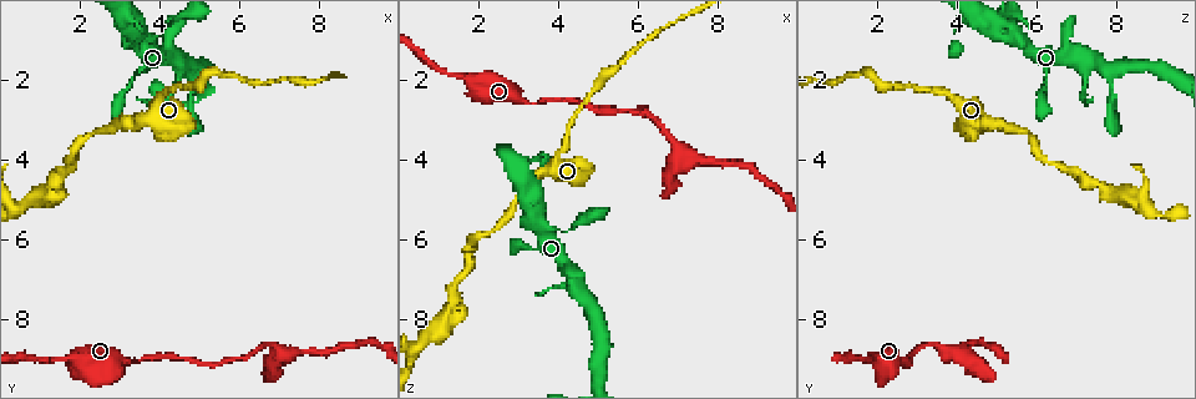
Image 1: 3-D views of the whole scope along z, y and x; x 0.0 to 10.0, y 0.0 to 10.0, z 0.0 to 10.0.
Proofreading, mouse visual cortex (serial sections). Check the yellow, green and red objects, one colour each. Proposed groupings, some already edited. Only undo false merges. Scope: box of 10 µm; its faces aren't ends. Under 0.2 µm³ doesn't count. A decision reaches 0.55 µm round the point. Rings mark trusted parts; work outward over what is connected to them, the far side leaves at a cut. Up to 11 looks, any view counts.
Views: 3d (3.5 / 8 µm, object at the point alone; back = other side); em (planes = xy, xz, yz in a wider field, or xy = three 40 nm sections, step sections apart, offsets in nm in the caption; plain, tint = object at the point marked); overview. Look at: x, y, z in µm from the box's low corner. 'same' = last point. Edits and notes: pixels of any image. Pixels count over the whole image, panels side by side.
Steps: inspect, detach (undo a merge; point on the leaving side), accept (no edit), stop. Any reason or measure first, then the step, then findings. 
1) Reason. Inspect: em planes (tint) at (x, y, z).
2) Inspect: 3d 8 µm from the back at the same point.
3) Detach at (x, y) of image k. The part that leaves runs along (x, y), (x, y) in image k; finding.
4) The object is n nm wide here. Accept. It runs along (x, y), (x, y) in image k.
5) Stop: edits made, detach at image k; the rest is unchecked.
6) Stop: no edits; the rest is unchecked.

Calibre changes. Inspect: em xy step 1 (tint) at (1.50, 9.05, 1.85).

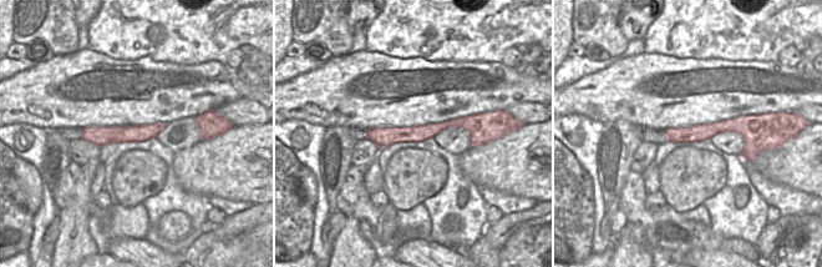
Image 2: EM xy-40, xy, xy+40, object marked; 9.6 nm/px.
Wider look. Inspect: 3d 3.5 µm at the same point.

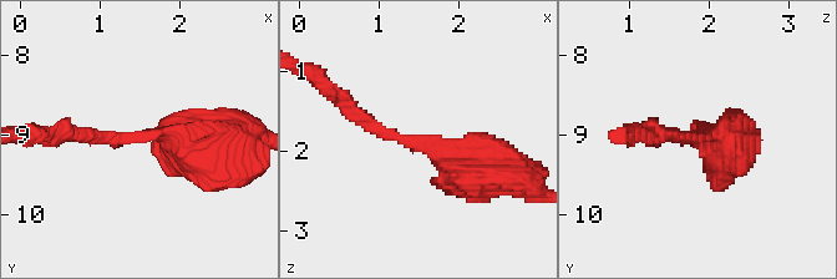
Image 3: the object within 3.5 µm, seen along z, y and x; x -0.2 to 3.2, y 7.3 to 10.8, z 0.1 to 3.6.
The object is 170 nm wide here. Accept. It runs along (466, 124), (369, 135) in image 2; one cell here.

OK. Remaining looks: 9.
Inspect: 3d 3.5 µm at (3.60, 0.85, 5.10).

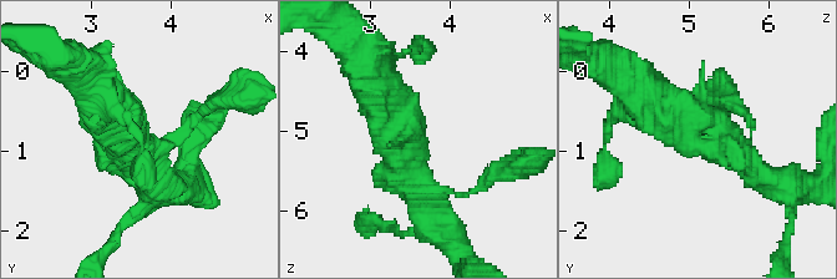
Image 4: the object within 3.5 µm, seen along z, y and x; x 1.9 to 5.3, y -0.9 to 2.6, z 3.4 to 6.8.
Inspect: em xy step 3 (tint) at (3.50, 0.80, 5.05).

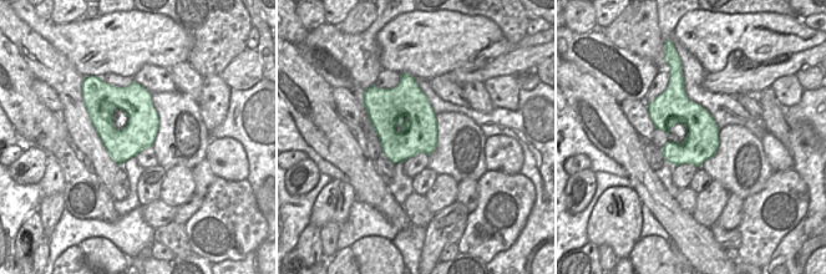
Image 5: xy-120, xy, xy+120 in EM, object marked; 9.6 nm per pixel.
The object is 600 nm wide here. Accept. It runs along (757, 173), (637, 85) in image 4; one cell here.

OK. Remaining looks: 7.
Narrows sharply. Inspect: 3d 8 µm at (3.35, 3.00, 4.55).

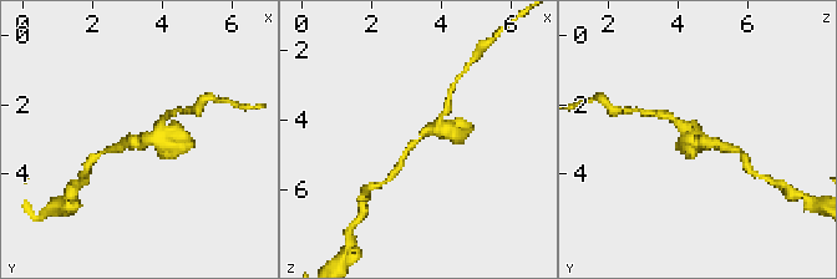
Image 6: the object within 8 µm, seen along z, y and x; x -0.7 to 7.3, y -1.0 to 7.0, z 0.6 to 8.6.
The arms are 200, 350 nm wide; now the EM. Inspect: em xy step 2 (tint) at the same point.

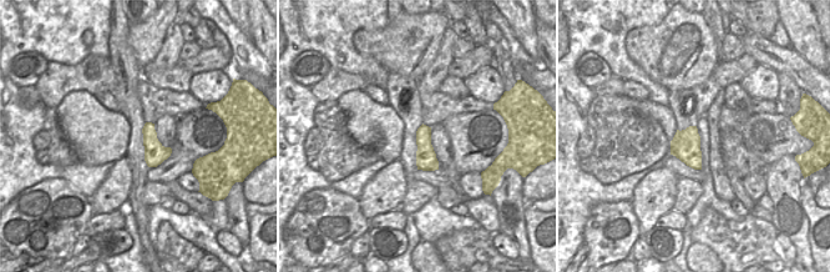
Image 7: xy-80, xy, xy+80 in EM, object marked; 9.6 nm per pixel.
Accept. It runs along (445, 128), (427, 128), (397, 168) in image 6; one cell here.

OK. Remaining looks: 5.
Sudden change in width. Inspect: 3d 3.5 µm at (7.70, 8.90, 4.10).

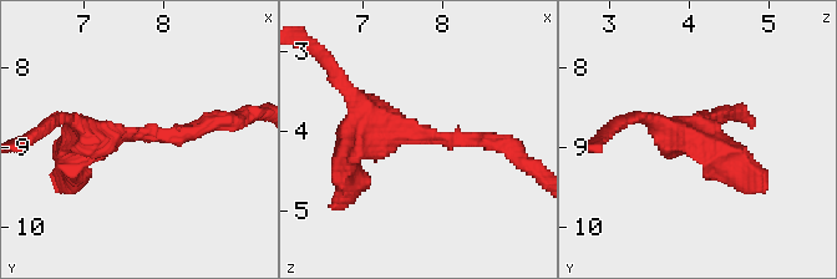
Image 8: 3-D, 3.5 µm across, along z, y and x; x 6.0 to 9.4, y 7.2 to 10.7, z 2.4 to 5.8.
The arms are 200, 300 nm wide; need the tissue. Inspect: em xy step 5 (tint) at (7.65, 8.85, 4.05).

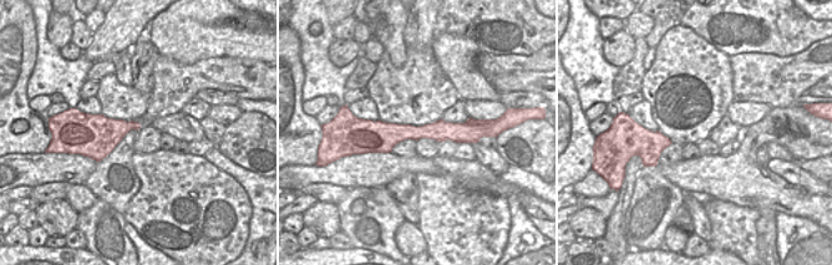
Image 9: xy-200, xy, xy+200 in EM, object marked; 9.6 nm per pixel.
Inspect: em planes (tint) at the same point.

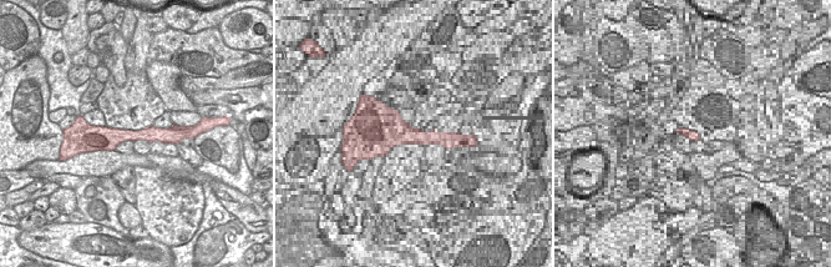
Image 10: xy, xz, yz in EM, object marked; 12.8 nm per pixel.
Accept. It runs along (95, 132), (170, 135), (175, 140) in image 10; all the same cell.

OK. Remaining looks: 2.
Stop: no edits; the rest is unchecked.

